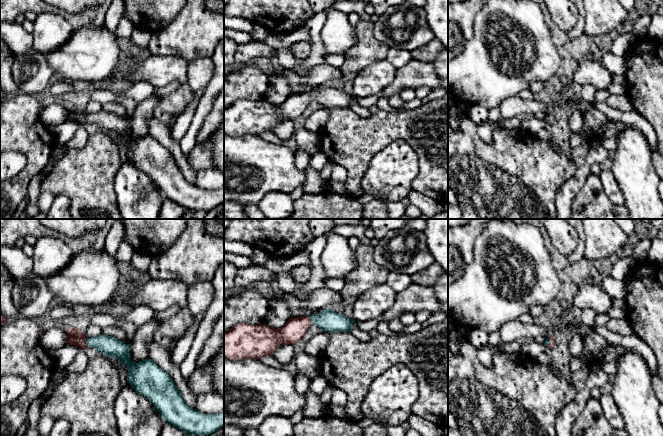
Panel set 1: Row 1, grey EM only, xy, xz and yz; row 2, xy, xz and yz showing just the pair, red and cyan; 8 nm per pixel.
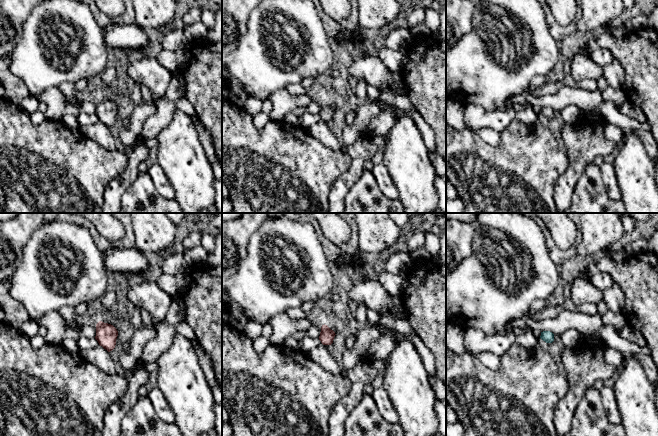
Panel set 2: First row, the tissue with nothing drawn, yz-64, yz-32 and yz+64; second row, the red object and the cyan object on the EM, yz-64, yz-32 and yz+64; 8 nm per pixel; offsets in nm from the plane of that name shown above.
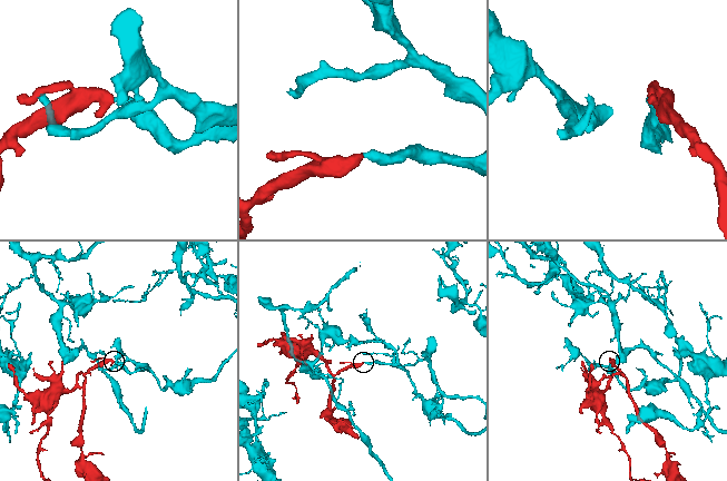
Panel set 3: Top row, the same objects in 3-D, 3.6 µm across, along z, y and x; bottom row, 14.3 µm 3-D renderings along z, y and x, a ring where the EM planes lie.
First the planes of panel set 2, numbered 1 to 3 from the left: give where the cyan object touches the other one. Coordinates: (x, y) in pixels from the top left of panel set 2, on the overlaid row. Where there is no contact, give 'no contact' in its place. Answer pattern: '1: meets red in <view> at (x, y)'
1: no contact
2: no contact
3: no contact

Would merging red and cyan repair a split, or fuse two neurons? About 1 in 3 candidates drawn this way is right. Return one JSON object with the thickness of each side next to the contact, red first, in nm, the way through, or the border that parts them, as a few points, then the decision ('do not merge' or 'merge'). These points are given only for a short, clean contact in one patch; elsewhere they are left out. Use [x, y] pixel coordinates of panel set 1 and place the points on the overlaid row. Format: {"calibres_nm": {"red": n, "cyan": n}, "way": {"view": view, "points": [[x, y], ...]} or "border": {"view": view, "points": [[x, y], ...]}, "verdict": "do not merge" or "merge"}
{"calibres_nm": {"red": 130, "cyan": 160}, "way": {"view": "xy", "points": [[76, 338], [85, 342], [98, 342], [110, 346]]}, "verdict": "merge"}

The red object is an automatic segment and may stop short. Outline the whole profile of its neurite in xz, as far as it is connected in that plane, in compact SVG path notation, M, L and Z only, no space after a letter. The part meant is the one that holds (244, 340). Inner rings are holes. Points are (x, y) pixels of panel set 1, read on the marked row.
M331 309L320 314L290 318L278 330L268 325L240 323L224 333L224 357L230 360L260 359L272 356L283 344L300 341L313 324L325 332L351 332L355 321Z

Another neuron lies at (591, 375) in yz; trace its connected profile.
M597 359L586 362L579 371L571 372L570 382L575 389L575 397L561 409L555 419L556 436L571 436L574 421L591 398L592 390L611 379Z

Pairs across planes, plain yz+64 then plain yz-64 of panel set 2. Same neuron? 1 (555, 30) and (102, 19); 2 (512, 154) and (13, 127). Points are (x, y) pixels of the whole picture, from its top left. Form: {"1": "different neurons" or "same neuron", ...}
{"1": "same neuron", "2": "same neuron"}

